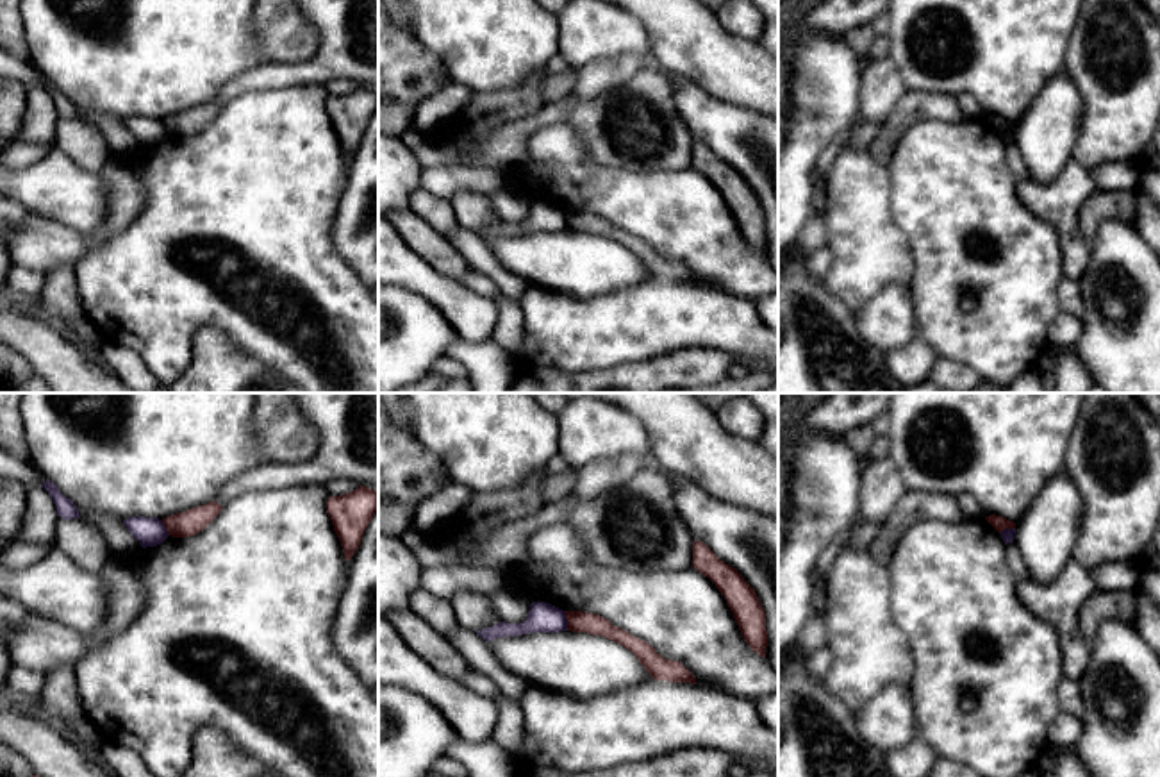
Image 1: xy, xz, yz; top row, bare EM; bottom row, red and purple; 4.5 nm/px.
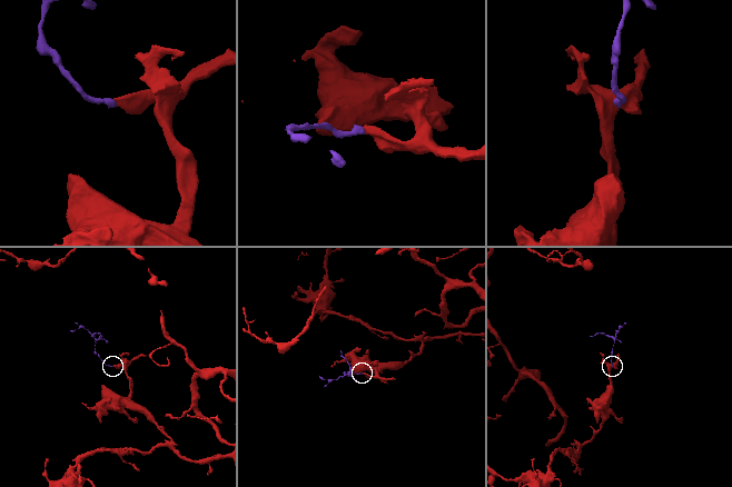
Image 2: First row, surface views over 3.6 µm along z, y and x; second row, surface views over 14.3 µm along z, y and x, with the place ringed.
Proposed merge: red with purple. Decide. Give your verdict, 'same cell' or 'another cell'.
another cell

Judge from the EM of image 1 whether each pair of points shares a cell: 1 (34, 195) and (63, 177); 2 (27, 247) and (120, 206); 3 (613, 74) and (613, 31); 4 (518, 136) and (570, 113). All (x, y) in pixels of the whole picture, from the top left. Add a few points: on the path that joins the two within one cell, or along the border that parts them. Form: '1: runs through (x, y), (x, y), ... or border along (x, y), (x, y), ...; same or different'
1: runs through (41, 188), (56, 184); same
2: runs through (52, 245), (86, 243), (102, 231); same
3: border along (646, 61), (620, 54), (579, 70); different
4: runs through (530, 124), (557, 113); same

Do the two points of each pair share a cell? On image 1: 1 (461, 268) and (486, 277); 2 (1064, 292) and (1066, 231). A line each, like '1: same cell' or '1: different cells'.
1: different cells
2: different cells

